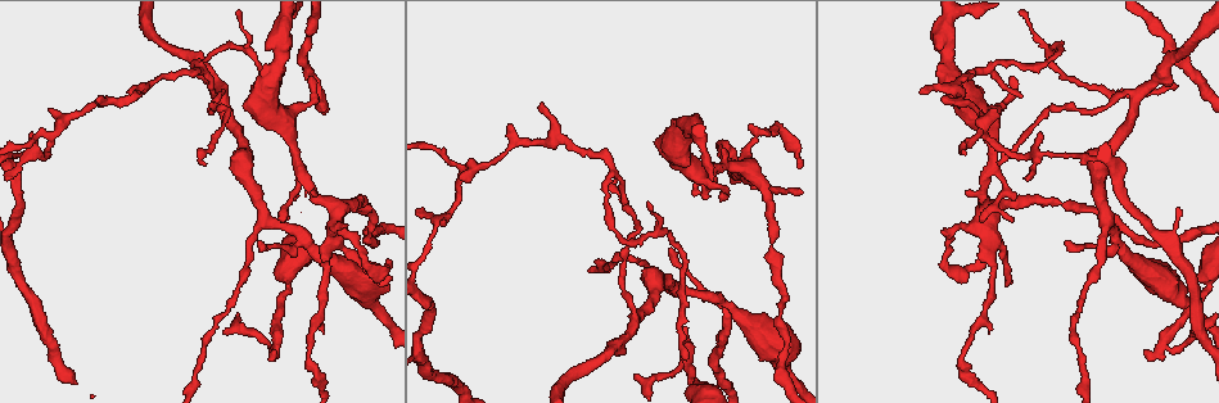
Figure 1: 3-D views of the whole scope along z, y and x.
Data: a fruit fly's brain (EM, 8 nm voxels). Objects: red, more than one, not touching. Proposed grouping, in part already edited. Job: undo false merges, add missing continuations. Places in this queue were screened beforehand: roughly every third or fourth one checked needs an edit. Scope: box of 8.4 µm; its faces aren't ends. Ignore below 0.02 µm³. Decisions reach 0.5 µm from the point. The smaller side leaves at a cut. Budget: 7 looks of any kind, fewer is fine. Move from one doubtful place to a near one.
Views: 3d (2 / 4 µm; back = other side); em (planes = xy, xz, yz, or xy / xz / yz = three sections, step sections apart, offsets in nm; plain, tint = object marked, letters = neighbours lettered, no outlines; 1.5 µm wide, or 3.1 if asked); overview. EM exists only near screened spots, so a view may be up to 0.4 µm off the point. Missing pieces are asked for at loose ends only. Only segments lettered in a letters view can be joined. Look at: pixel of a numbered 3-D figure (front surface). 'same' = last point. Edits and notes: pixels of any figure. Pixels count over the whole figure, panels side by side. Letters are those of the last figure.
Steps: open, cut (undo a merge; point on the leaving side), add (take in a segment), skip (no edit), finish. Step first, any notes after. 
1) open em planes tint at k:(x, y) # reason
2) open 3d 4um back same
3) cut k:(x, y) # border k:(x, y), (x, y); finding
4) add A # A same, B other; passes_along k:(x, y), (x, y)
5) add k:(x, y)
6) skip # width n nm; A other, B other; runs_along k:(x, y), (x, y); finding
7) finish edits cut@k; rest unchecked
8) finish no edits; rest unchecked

open em xy step 8 letters at 1:(920, 92) # thin end

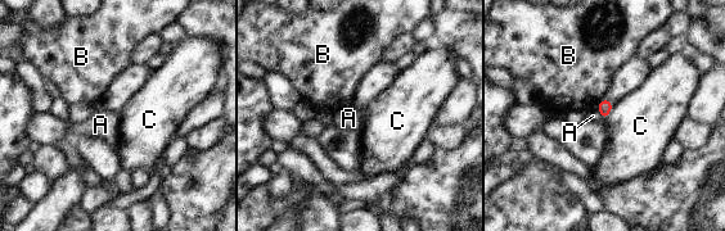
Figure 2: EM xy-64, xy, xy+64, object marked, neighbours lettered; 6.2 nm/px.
skip # A other, B other, C other; border 2:(595, 108), (603, 121); no lettered segment goes on from it

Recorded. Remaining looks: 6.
open 3d 2um at 1:(614, 179) # an open end

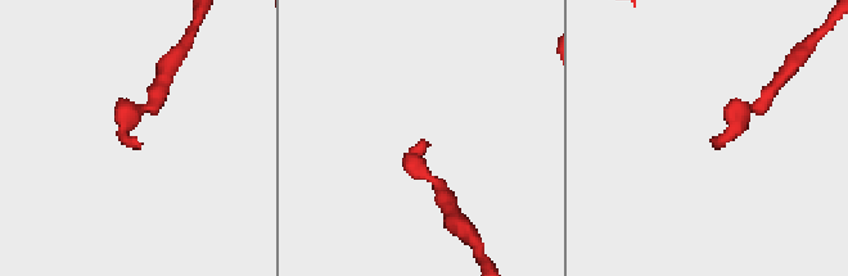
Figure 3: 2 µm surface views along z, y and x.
open em yz step 8 tint at 3:(712, 141) # need the tissue

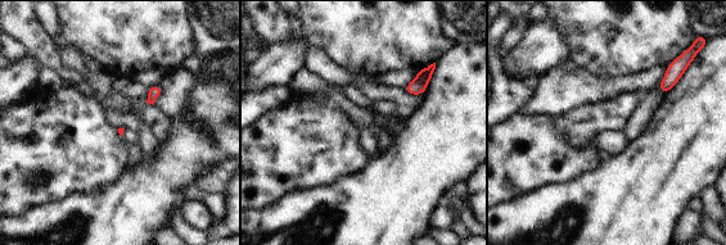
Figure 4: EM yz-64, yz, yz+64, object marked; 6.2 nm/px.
open em planes letters same

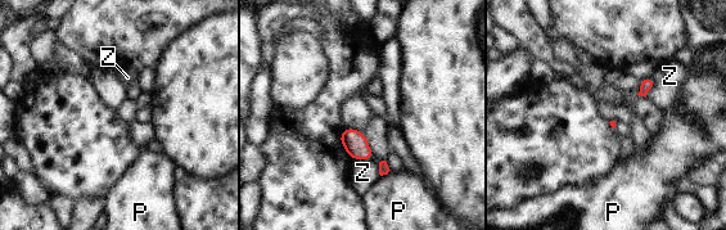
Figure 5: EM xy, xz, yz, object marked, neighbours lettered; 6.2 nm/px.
skip # P other, Z other; border 5:(361, 132), (373, 154), (371, 159); none of them fits

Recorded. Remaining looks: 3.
open em planes letters at 1:(671, 247) # an open end

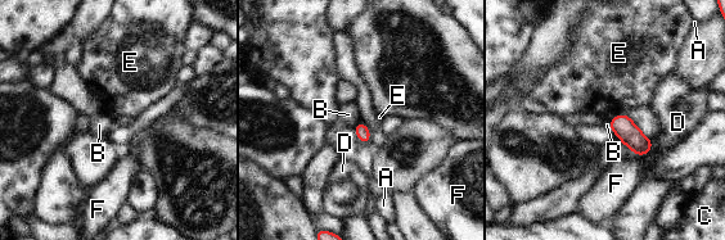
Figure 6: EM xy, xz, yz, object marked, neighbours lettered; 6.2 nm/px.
skip # A other, B other, C other, D other, E other, F other; no lettered segment goes on from it

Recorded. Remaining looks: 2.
finish no edits; rest unchecked

